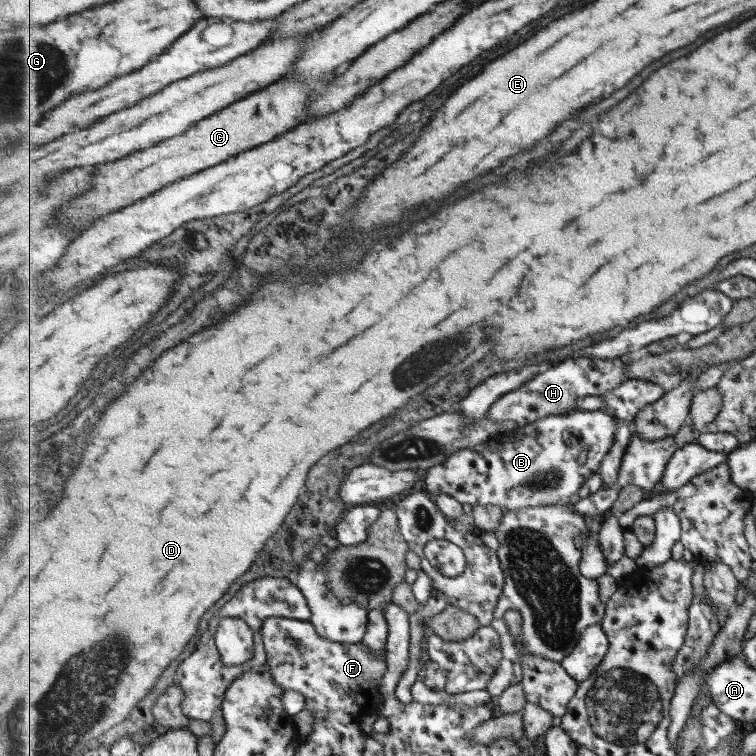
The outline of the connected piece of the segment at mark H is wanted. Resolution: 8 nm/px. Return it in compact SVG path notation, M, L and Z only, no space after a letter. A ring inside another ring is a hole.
M626 355L612 360L588 357L566 359L556 366L551 366L546 372L539 373L522 388L501 397L492 404L488 416L493 423L514 421L519 427L525 427L552 415L570 413L576 408L579 399L600 396L631 380L626 374L626 359Z

